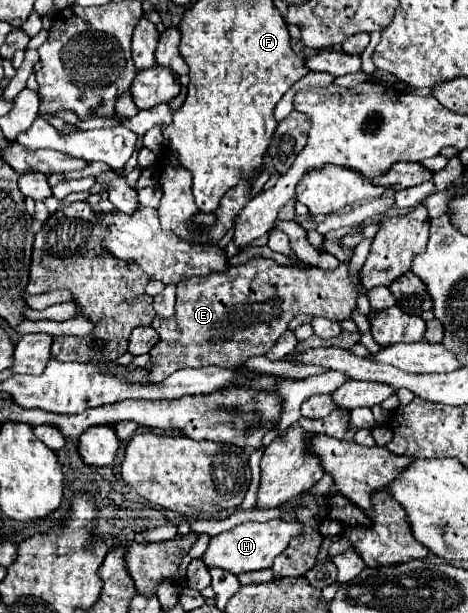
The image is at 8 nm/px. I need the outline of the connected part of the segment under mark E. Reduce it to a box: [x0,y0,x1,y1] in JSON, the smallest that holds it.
[149,258,363,382]

